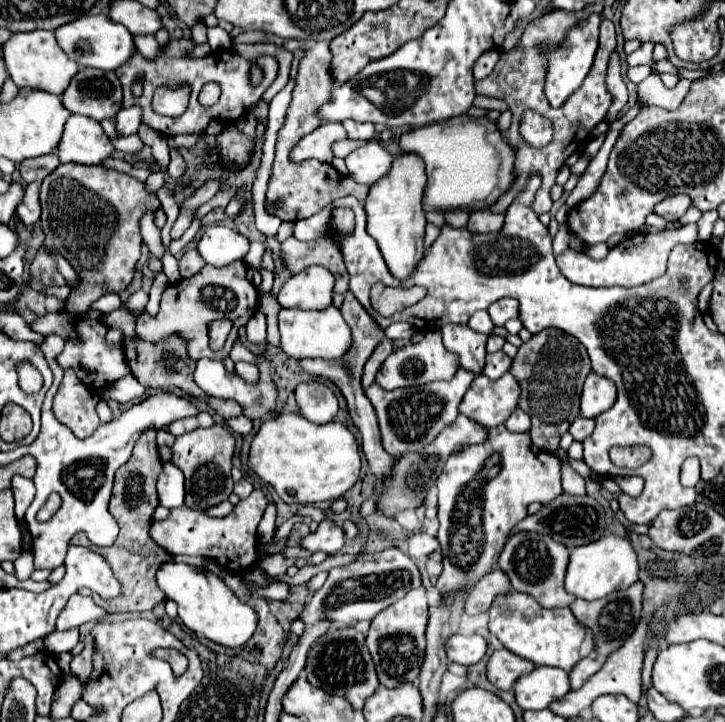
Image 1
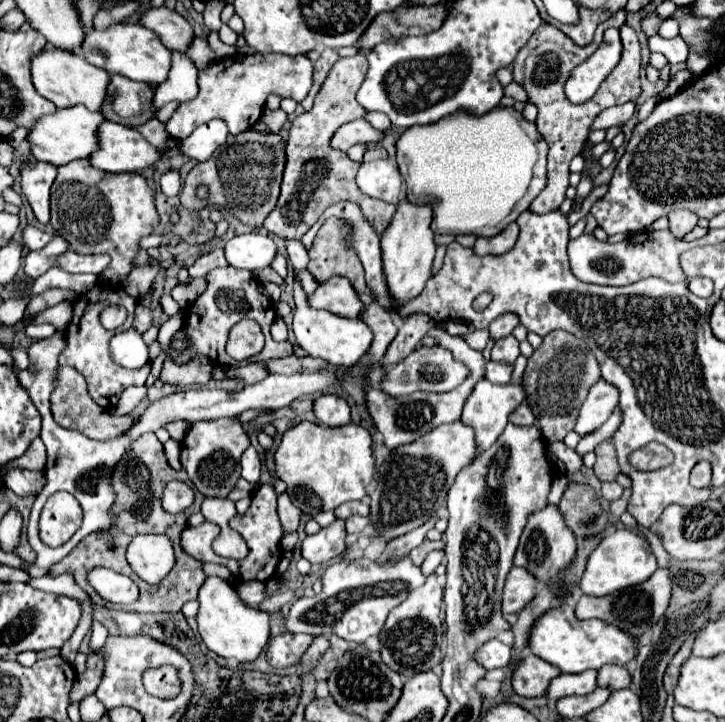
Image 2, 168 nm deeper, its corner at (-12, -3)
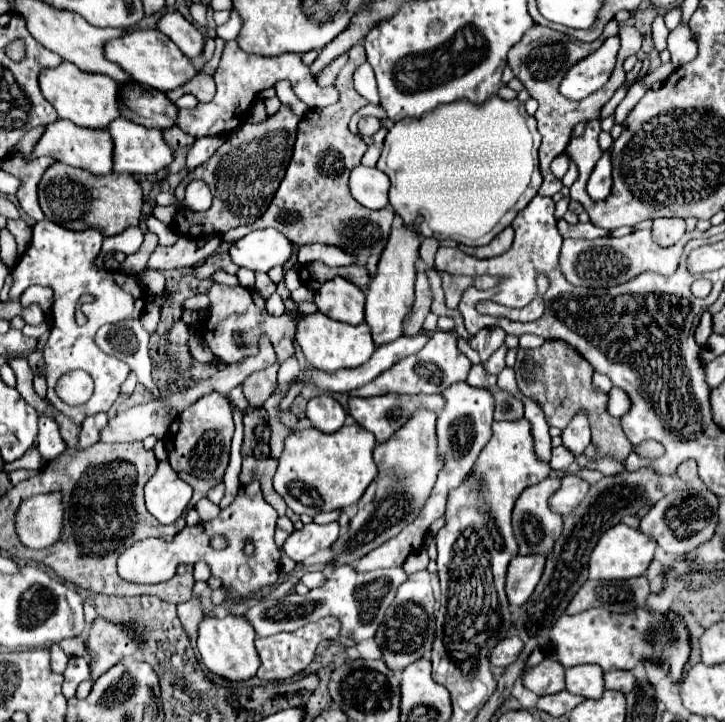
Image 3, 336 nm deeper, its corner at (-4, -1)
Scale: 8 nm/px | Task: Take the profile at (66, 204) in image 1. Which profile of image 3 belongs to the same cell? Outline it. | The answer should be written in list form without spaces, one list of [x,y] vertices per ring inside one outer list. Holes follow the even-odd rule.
[[[54,163],[42,175],[38,185],[40,207],[48,221],[56,225],[64,225],[66,229],[100,229],[104,237],[114,237],[128,227],[138,227],[142,217],[142,189],[134,175],[104,175],[96,177],[94,173],[84,173],[84,169],[76,169],[64,163]]]

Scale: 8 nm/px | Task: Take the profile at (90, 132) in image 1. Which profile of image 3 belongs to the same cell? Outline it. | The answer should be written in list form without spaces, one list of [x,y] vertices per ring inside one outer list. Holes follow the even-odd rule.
[[[116,119],[108,125],[108,131],[114,141],[114,155],[112,155],[114,173],[150,175],[172,163],[172,149],[166,145],[166,141],[162,139],[162,133],[158,129],[148,129],[148,127],[142,127],[142,125],[124,121],[124,119]]]

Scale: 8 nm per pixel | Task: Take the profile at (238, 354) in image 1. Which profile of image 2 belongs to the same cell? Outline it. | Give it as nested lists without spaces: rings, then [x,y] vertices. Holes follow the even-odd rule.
[[[250,363],[250,365],[240,365],[234,369],[234,375],[228,375],[228,377],[234,377],[238,381],[242,381],[244,385],[252,385],[252,383],[258,383],[262,379],[266,379],[270,373],[266,367],[262,367],[262,363]]]

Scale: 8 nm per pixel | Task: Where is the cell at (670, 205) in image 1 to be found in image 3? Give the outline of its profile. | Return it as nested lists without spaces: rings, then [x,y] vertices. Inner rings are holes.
[[[662,217],[662,219],[654,219],[652,225],[652,235],[654,241],[662,247],[670,247],[674,245],[686,231],[686,223],[684,219],[676,219],[676,217]]]

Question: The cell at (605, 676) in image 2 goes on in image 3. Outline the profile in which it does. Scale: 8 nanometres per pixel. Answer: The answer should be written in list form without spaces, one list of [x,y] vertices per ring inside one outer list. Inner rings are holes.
[[[608,671],[604,673],[604,683],[606,683],[606,689],[616,689],[626,695],[634,687],[636,679],[632,671]]]

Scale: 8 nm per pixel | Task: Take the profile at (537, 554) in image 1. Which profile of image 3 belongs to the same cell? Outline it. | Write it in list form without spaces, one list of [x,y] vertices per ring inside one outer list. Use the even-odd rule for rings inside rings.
[[[550,475],[542,483],[538,483],[534,487],[528,487],[518,497],[514,513],[512,513],[512,527],[514,527],[514,535],[516,535],[516,541],[518,541],[518,553],[520,555],[544,555],[544,557],[548,557],[548,553],[552,553],[554,543],[562,533],[562,517],[550,511],[548,497],[558,487],[560,487],[560,479],[556,475]]]

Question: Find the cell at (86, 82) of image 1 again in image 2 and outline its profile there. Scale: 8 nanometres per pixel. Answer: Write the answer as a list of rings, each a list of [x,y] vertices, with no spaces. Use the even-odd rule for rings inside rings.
[[[122,75],[110,77],[108,99],[104,103],[104,117],[120,125],[138,127],[156,117],[154,87],[138,83]]]

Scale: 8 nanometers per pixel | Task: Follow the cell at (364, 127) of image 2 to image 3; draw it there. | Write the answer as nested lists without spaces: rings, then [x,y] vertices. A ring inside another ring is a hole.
[[[364,117],[358,121],[360,135],[374,135],[378,129],[380,129],[380,121],[376,117]]]

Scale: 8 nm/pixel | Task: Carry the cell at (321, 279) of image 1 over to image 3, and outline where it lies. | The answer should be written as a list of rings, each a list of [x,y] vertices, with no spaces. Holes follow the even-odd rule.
[[[334,277],[316,291],[316,307],[330,319],[358,325],[364,321],[364,291],[346,281],[344,277]]]

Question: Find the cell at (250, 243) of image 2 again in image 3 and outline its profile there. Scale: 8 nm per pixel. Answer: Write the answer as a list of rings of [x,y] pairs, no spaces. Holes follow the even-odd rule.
[[[276,229],[252,231],[232,243],[228,249],[232,261],[250,271],[268,271],[276,265],[282,265],[290,257],[290,251],[290,241]]]

